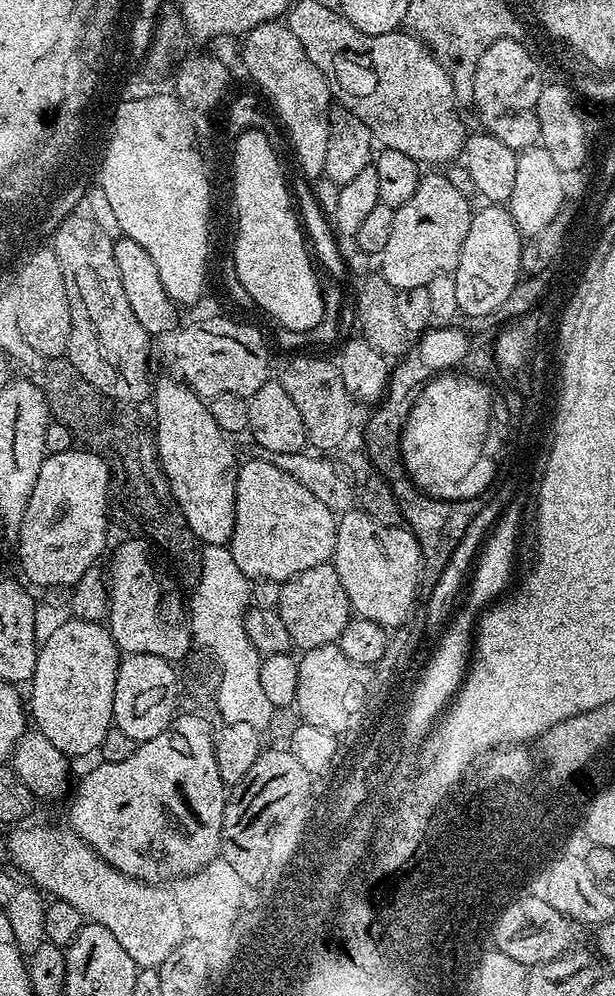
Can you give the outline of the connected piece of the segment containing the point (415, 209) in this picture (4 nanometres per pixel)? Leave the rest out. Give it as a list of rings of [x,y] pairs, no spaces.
[[[432,170],[421,175],[414,198],[406,202],[394,214],[394,231],[386,250],[378,254],[378,272],[397,290],[423,288],[434,278],[455,273],[458,258],[462,254],[462,242],[466,242],[466,230],[474,215],[469,197],[450,183],[447,174]]]

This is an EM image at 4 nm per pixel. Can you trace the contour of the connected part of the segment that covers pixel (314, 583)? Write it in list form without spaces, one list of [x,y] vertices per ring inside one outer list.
[[[330,562],[310,566],[310,570],[302,570],[302,574],[283,581],[278,611],[286,634],[290,634],[293,645],[300,650],[337,643],[354,616],[342,578],[338,578],[338,570]]]

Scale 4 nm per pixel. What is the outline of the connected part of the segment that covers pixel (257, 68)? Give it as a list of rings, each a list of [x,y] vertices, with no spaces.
[[[284,22],[259,24],[242,40],[244,43],[244,68],[252,80],[268,95],[271,111],[284,123],[296,160],[311,178],[324,176],[326,166],[326,138],[328,137],[328,110],[333,107],[334,95],[328,87],[323,71],[310,62],[302,43]]]

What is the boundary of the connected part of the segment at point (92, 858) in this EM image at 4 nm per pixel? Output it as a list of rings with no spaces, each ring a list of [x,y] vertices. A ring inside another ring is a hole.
[[[26,827],[9,831],[12,832],[8,836],[11,867],[21,877],[29,876],[33,880],[29,881],[41,893],[70,902],[74,910],[84,915],[85,921],[106,926],[106,930],[118,938],[126,954],[134,958],[137,969],[159,969],[160,963],[170,958],[170,950],[186,939],[181,911],[172,890],[122,874],[67,827]]]

